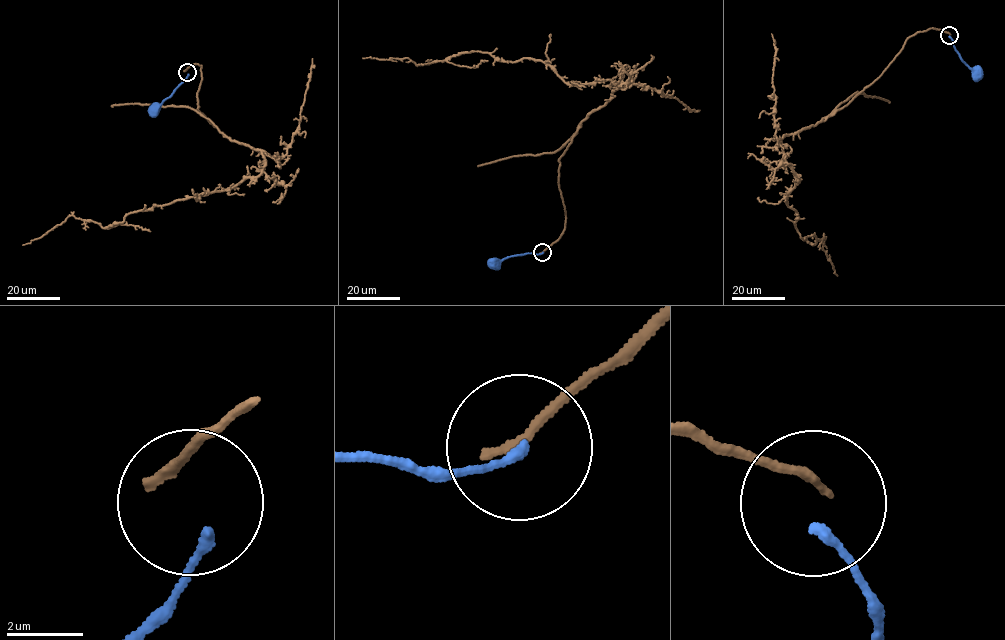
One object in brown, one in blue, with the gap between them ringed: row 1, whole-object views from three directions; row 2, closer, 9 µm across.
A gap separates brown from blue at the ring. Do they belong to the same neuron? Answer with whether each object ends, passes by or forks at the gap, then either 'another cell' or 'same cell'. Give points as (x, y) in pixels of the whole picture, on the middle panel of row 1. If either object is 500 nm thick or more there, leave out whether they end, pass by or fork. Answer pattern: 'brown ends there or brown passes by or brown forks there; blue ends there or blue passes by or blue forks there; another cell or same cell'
brown ends there; blue ends there; another cell

